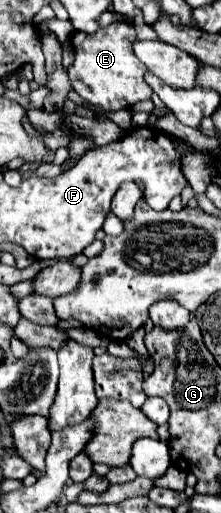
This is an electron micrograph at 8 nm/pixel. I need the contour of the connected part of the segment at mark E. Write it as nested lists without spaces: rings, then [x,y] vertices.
[[[111,24],[101,28],[101,34],[81,34],[73,36],[75,60],[69,66],[69,78],[73,90],[95,106],[103,106],[105,110],[123,110],[131,108],[141,100],[149,100],[153,90],[143,80],[147,68],[135,58],[131,50],[131,42],[135,40],[135,28],[127,28],[127,24]]]

